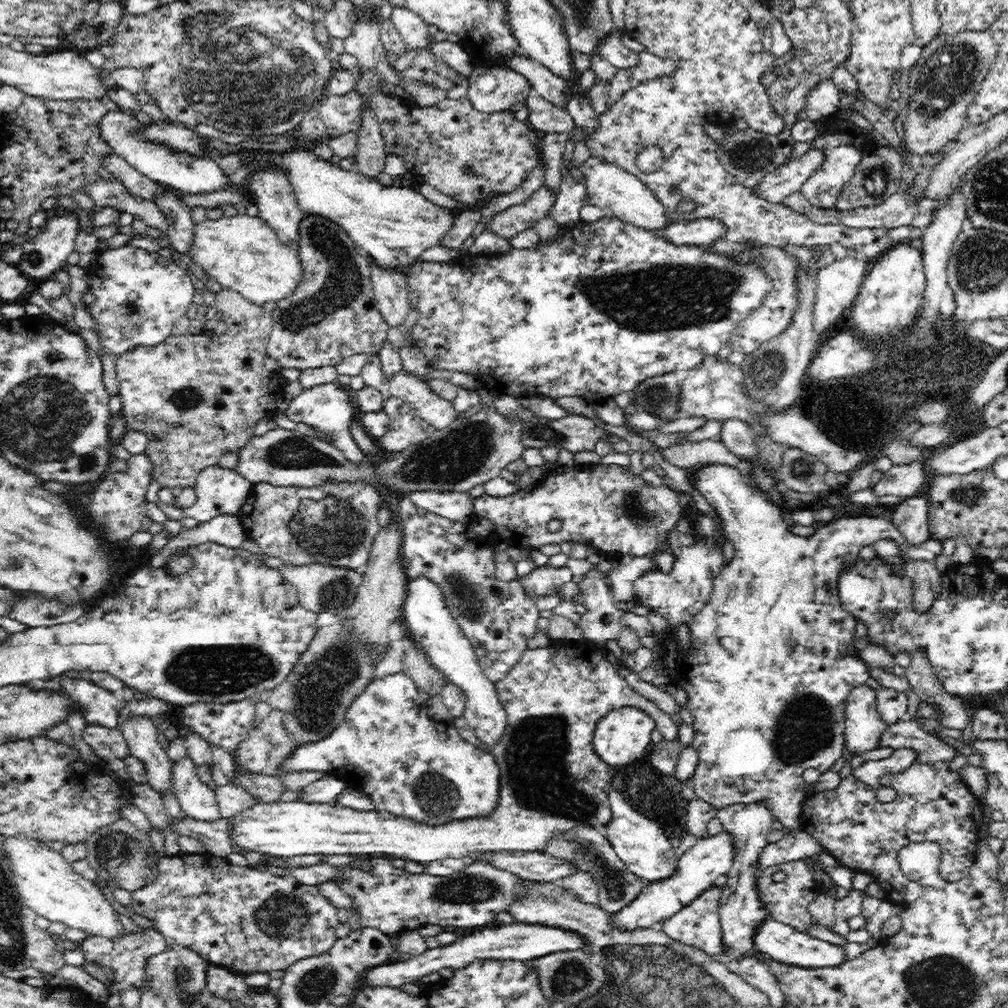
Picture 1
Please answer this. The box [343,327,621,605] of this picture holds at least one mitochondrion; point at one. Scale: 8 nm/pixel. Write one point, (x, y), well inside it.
(451, 457)

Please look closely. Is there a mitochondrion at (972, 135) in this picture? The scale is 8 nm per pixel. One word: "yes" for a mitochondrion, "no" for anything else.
no

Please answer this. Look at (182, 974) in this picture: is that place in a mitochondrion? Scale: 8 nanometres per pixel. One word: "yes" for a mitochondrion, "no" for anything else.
yes

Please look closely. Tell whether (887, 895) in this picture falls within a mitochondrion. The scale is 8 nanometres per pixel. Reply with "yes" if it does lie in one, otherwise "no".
no

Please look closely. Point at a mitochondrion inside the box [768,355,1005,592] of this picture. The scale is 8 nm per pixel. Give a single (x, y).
(969, 496)

